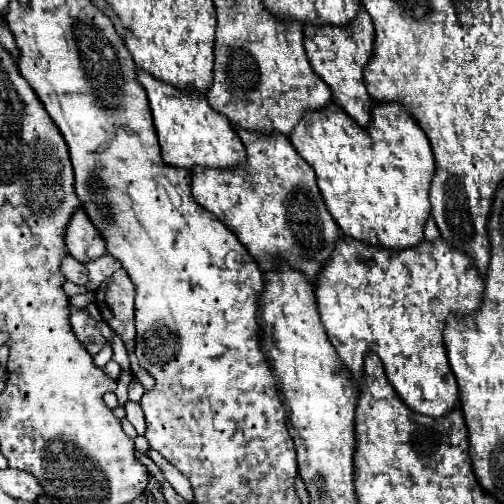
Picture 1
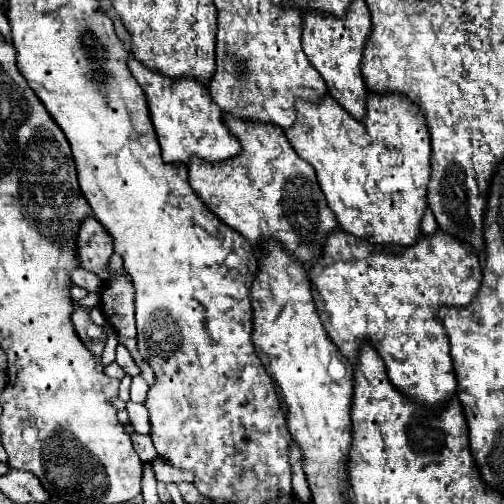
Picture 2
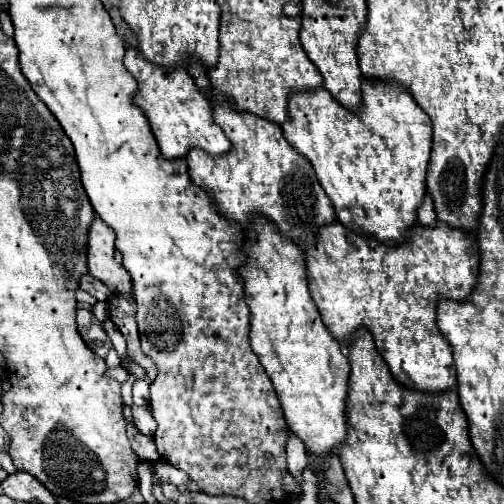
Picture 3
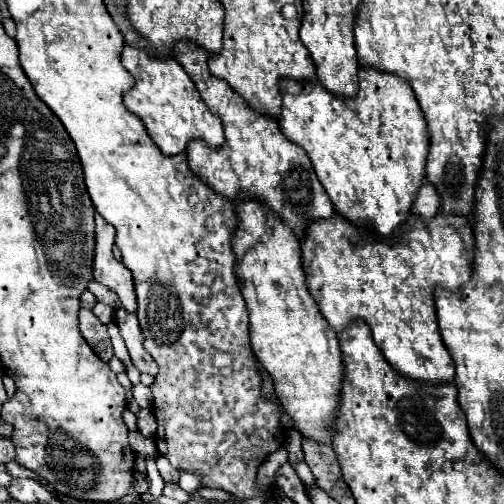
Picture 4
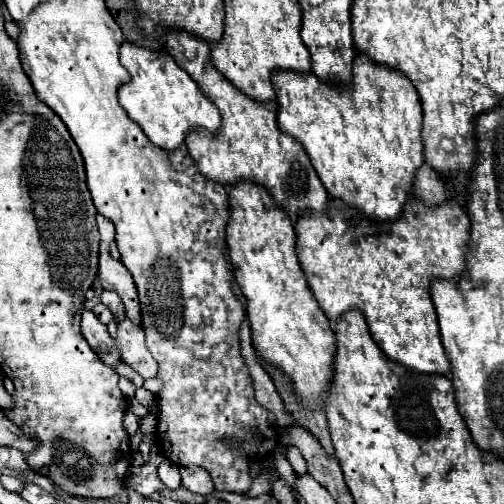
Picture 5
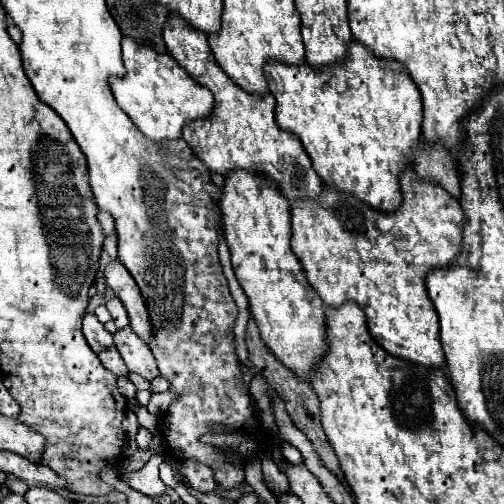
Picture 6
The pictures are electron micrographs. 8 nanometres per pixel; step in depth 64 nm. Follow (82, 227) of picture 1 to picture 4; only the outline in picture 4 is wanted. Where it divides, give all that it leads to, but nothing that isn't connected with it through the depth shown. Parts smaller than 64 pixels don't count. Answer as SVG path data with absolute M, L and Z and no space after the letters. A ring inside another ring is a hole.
M96 214L96 256L94 256L94 280L114 290L126 312L136 314L136 294L130 270L114 260L114 228Z

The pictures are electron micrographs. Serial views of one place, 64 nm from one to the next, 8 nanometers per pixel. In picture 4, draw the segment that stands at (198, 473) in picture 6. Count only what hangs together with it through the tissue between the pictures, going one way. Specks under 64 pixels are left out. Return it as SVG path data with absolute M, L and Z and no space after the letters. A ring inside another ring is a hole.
M180 472L180 482L178 484L186 492L198 492L200 488L204 488L200 476L196 476L194 472Z

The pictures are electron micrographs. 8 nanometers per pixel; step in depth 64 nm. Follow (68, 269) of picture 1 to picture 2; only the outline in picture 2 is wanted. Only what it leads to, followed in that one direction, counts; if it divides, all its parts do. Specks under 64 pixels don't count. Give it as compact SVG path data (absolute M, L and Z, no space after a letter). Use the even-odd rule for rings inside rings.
M76 268L72 272L72 282L78 284L80 288L86 288L88 292L96 292L96 294L100 294L102 288L104 288L102 280L96 274L92 274L92 272L84 270L84 268Z

